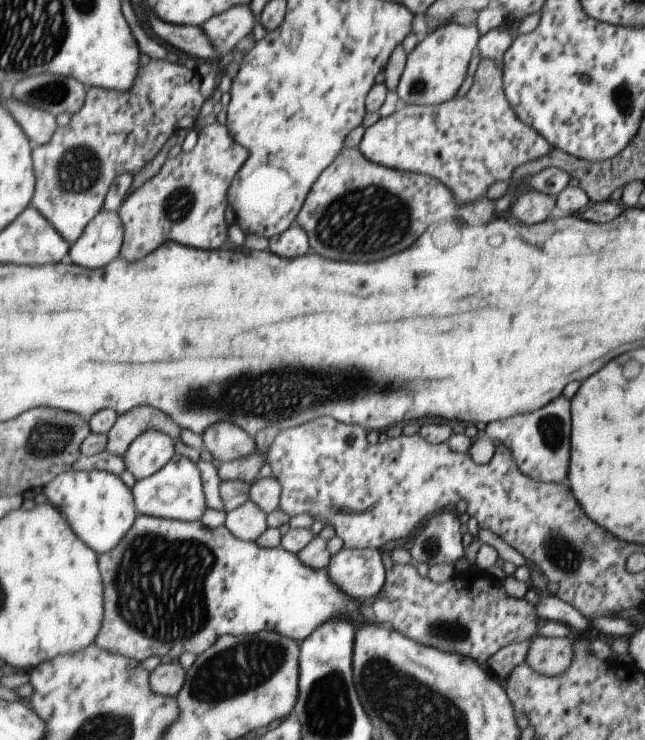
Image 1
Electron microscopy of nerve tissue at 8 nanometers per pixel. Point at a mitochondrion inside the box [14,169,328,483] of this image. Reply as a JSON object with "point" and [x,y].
{"point":[49,439]}

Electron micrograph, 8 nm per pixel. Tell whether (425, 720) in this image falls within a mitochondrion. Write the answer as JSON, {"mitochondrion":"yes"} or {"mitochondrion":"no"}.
{"mitochondrion":"yes"}

